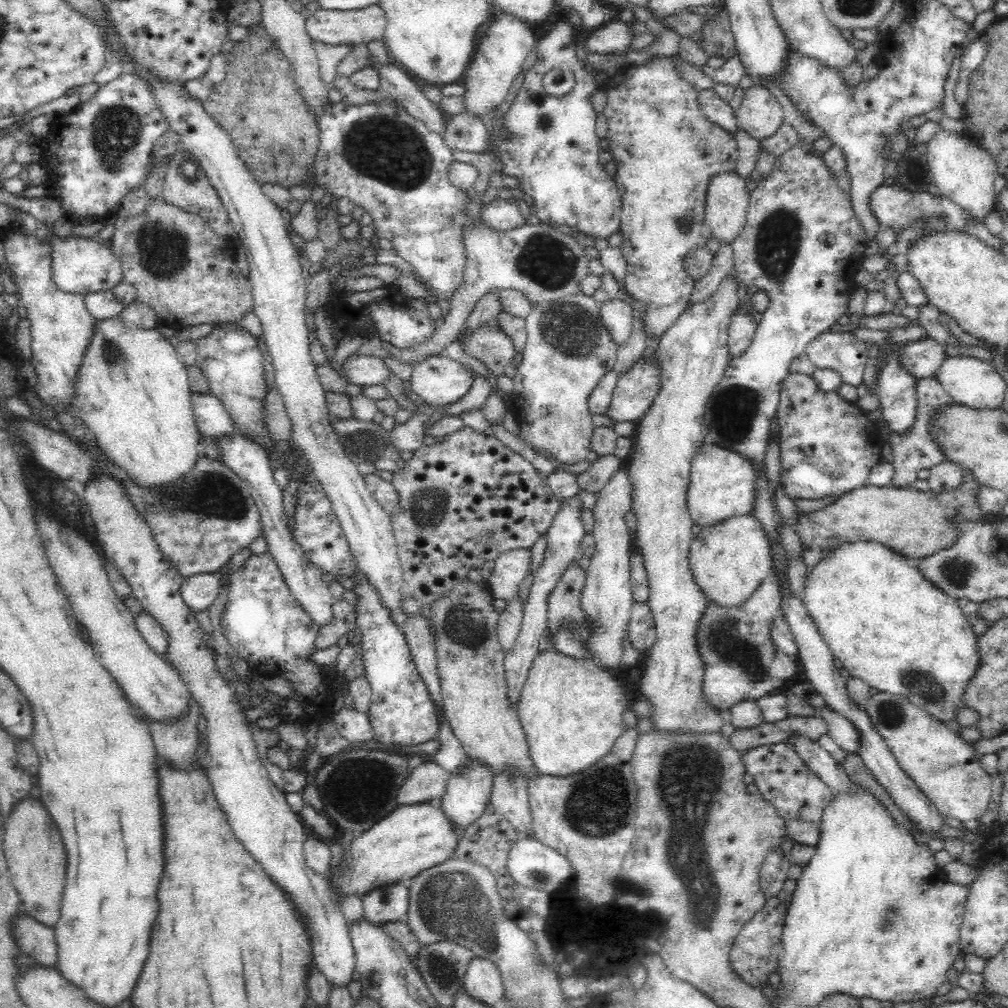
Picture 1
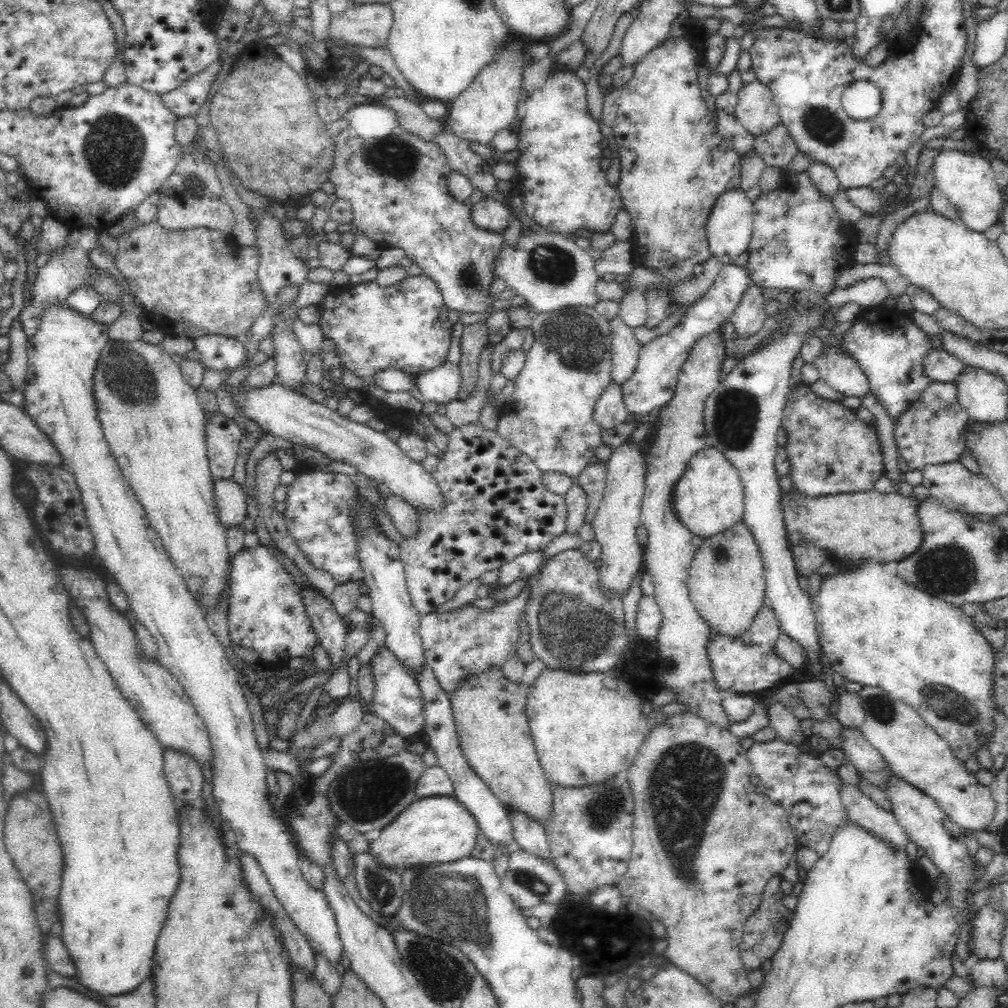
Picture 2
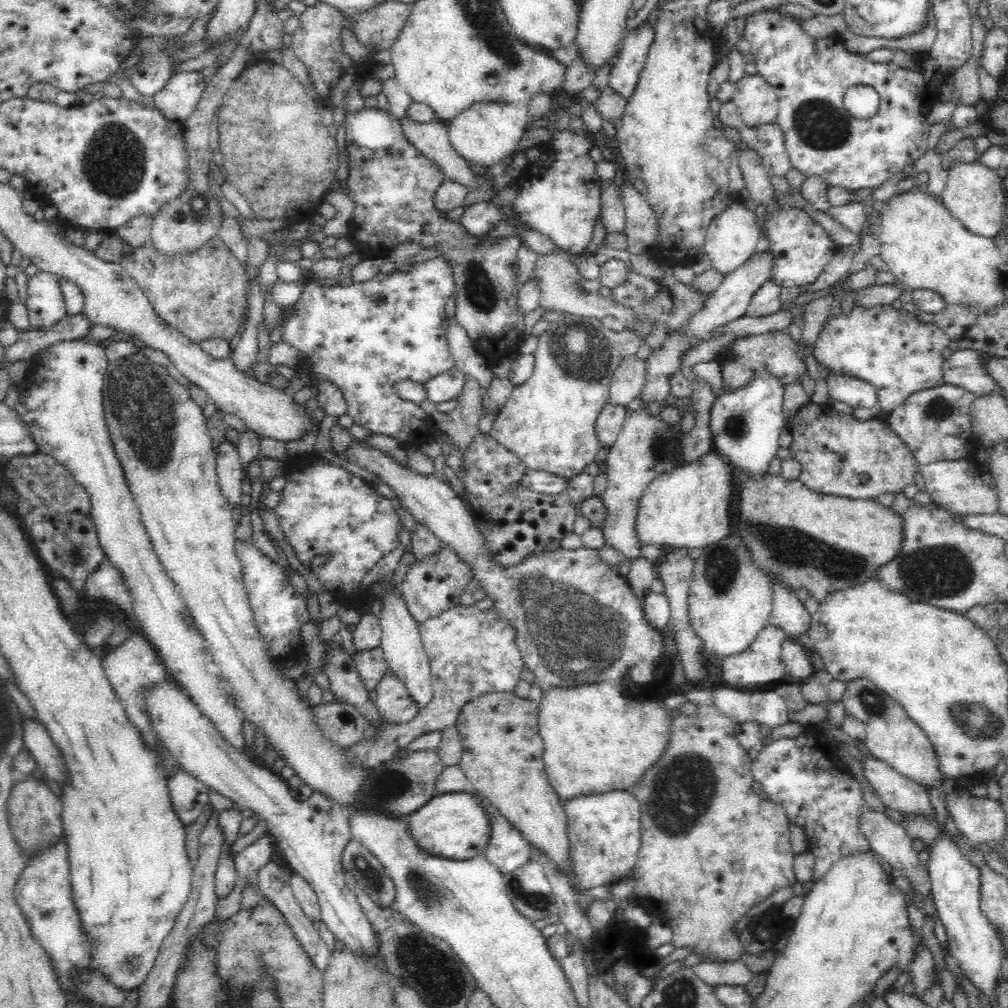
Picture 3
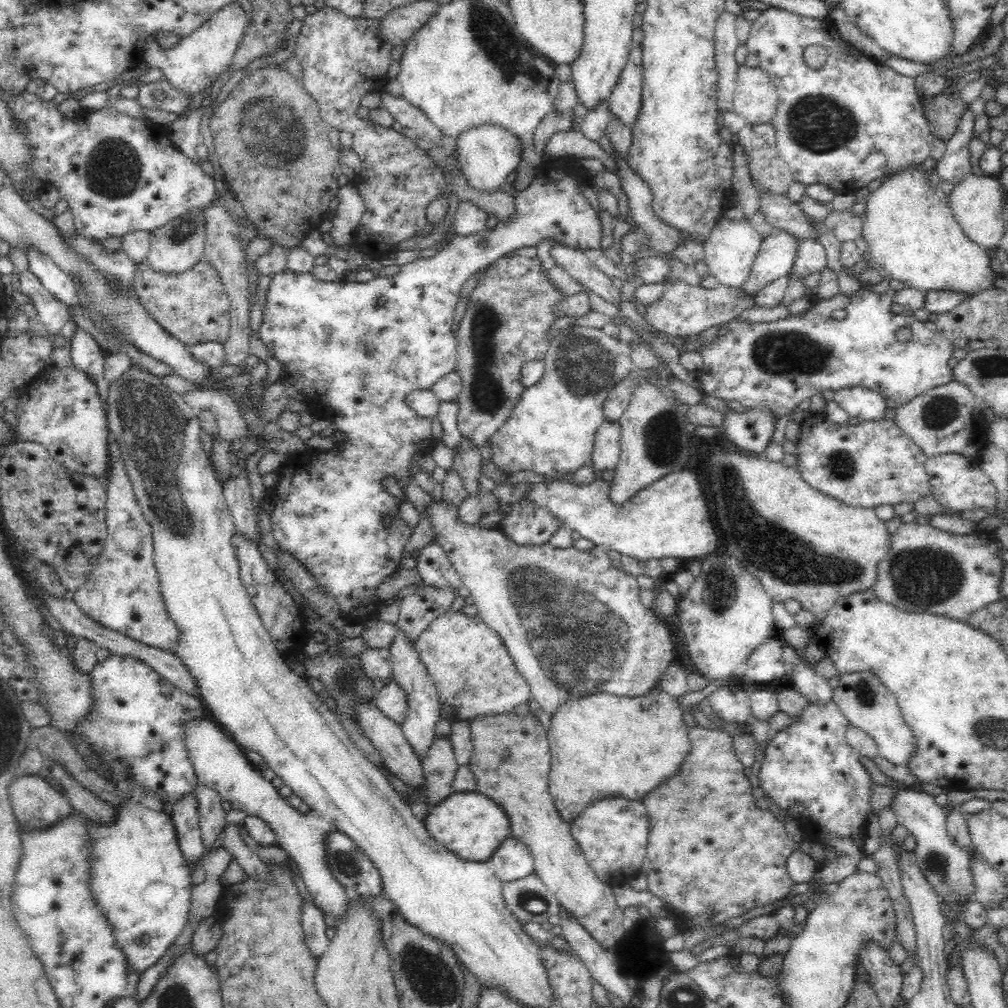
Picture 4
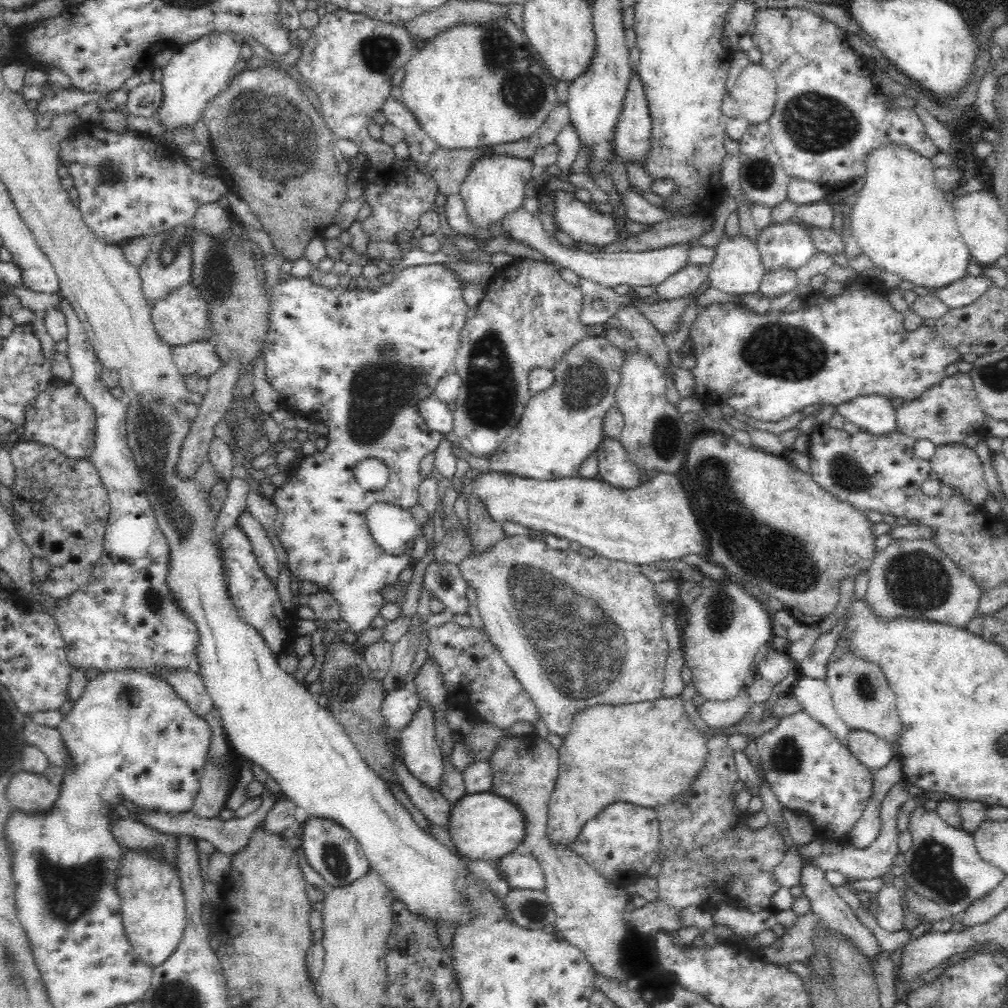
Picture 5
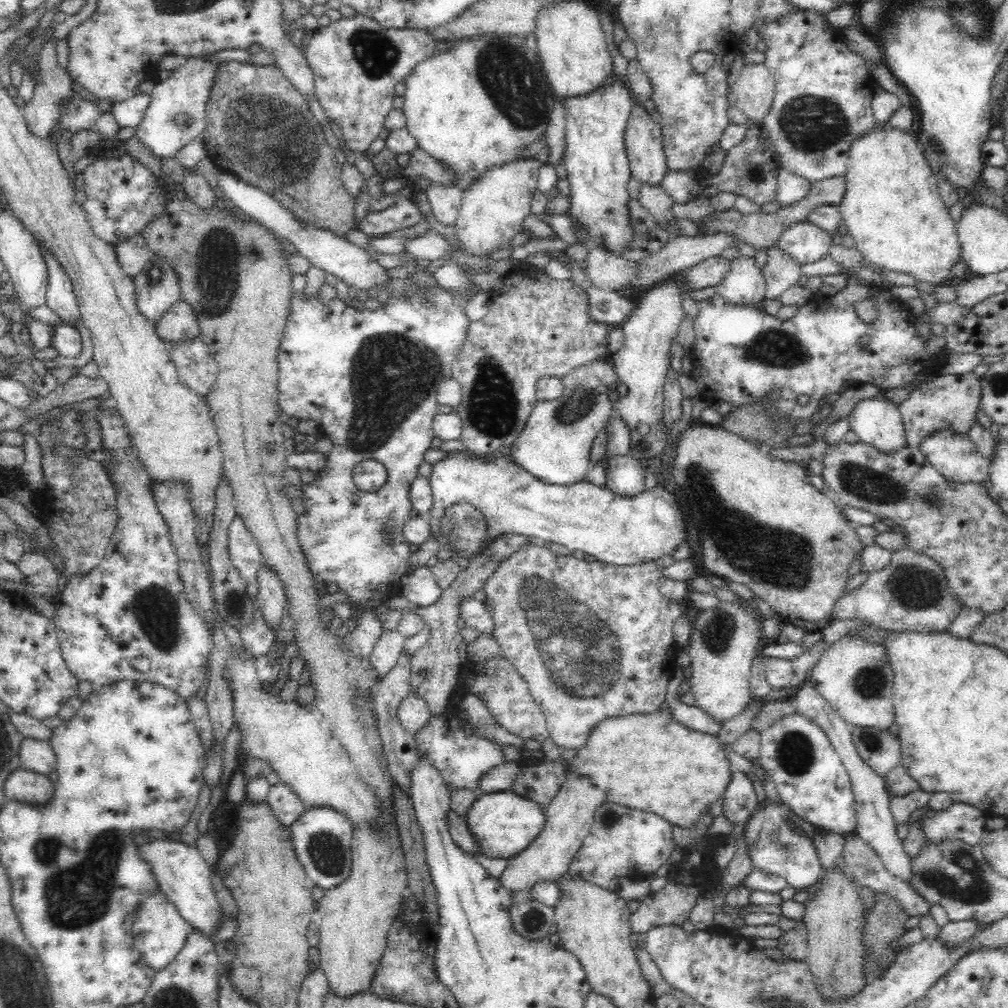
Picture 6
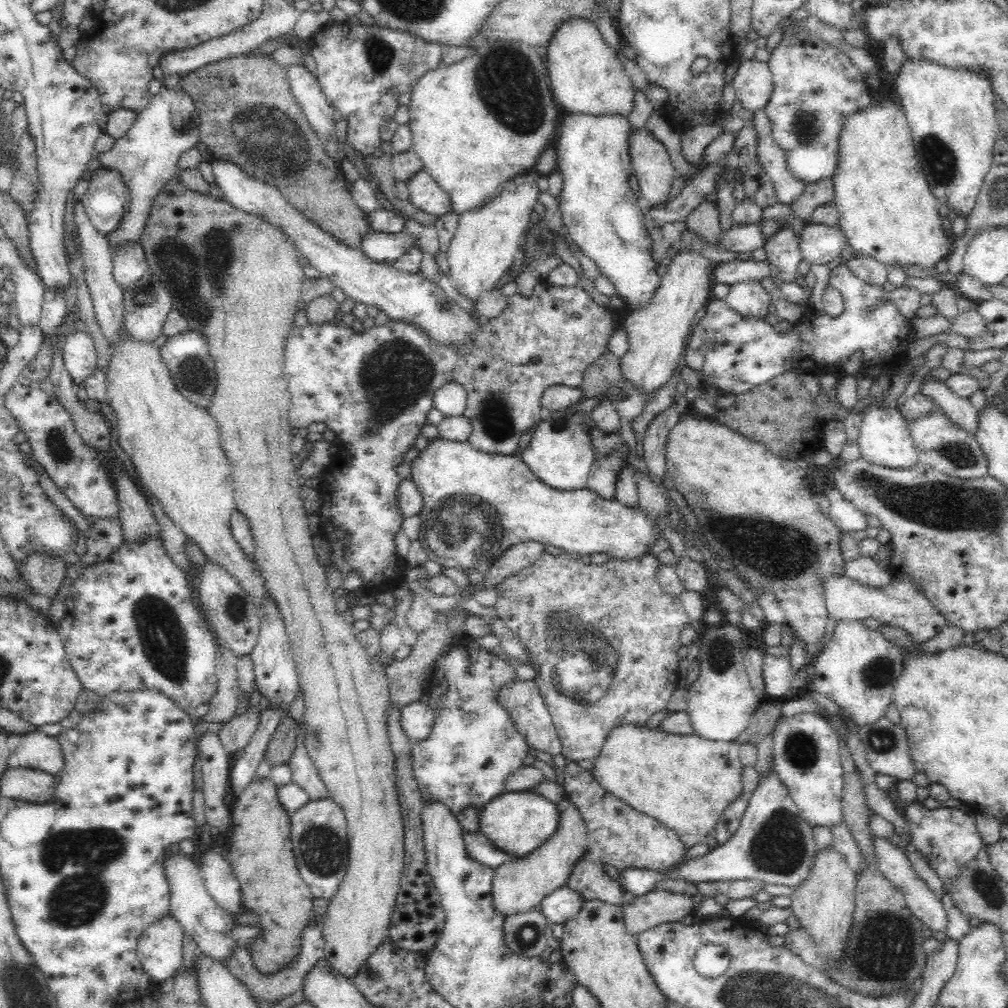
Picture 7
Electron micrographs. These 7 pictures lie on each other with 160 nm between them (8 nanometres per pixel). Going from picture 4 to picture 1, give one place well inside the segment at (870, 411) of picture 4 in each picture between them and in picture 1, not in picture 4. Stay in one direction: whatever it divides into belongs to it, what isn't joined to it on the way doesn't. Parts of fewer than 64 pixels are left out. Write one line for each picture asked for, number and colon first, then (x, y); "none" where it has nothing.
1: (840, 352)
2: (839, 370)
3: (853, 391)

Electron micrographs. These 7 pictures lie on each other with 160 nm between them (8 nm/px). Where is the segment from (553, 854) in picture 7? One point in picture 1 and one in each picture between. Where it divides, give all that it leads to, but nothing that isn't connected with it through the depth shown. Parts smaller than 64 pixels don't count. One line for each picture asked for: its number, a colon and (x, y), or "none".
1: (572, 710)
2: (587, 727)
3: (596, 739)
4: (602, 746)
5: (648, 754)
6: (649, 762)

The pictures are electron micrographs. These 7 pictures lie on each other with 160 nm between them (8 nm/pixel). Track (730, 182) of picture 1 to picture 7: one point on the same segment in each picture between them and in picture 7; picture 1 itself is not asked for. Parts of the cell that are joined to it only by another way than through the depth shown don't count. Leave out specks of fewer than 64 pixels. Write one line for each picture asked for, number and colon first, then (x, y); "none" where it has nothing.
2: (729, 228)
3: (731, 239)
4: (732, 246)
5: (737, 269)
6: (743, 284)
7: (749, 299)

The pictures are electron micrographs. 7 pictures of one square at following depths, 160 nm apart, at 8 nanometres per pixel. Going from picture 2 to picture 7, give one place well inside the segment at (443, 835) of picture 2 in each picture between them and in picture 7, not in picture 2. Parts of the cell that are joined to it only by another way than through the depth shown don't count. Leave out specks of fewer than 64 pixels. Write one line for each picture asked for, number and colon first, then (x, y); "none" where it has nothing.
3: (454, 825)
4: (471, 825)
5: (485, 825)
6: (504, 823)
7: (519, 822)

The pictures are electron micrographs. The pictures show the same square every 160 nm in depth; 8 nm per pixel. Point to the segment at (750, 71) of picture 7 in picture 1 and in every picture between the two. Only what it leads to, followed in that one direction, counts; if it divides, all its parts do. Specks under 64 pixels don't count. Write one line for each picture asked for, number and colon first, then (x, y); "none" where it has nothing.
1: (760, 115)
2: (755, 110)
3: (756, 100)
4: (756, 99)
5: (755, 91)
6: (755, 87)

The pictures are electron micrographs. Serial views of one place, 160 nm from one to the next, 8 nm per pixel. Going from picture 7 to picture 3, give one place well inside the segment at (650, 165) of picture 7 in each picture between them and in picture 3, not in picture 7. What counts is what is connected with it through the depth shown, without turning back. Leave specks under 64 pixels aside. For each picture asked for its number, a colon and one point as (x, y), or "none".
3: (627, 66)
4: (625, 104)
5: (632, 140)
6: (643, 138)

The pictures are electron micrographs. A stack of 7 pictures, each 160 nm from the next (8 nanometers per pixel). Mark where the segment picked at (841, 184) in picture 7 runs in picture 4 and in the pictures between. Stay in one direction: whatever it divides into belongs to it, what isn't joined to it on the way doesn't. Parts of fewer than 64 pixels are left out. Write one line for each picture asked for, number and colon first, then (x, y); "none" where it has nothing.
4: (910, 230)
5: (902, 220)
6: (891, 207)

